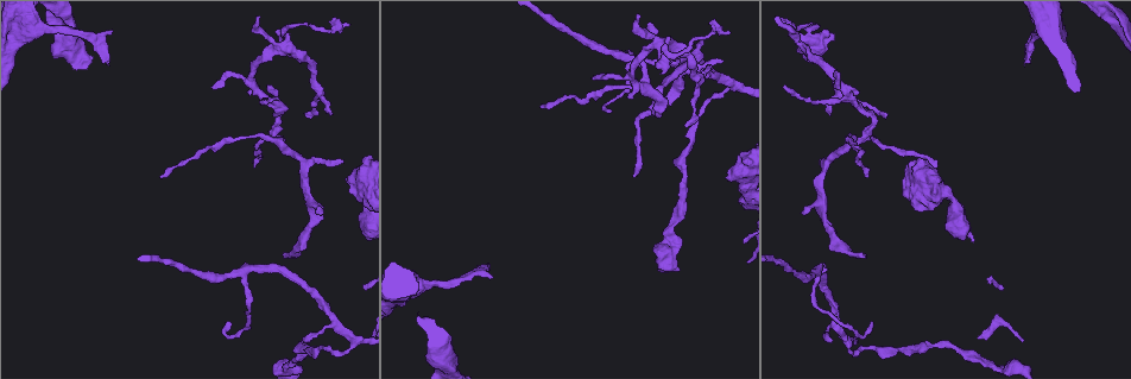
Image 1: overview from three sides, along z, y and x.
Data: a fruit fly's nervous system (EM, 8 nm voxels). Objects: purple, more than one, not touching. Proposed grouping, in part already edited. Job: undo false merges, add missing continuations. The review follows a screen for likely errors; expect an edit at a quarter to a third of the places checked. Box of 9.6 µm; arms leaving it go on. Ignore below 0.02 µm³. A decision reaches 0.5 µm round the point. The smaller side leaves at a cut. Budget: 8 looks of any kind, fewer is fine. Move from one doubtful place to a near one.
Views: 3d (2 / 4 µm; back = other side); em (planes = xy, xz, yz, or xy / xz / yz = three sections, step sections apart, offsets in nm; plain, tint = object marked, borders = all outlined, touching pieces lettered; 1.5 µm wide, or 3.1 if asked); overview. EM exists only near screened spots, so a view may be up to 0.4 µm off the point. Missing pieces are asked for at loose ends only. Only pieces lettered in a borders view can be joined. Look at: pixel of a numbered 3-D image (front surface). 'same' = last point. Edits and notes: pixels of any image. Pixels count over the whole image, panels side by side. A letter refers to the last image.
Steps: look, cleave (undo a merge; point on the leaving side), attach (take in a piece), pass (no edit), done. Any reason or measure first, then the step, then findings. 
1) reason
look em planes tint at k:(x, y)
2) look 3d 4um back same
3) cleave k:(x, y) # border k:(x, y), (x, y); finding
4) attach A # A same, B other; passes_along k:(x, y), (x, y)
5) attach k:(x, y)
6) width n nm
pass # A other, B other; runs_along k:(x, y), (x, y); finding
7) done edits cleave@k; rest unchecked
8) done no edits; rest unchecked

thin end
look em xz step 8 borders at 1:(485, 266)

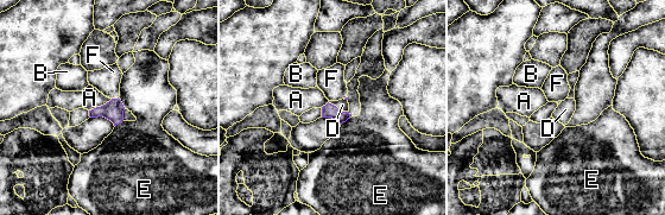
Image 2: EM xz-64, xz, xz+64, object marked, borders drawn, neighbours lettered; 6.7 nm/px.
look em planes borders same

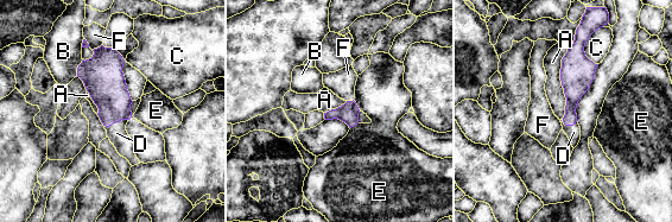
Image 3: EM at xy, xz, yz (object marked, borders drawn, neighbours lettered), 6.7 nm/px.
attach D # A other, B other, C other, D same, E other, F other; it goes on there

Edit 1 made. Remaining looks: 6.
branch stops here
look 3d 2um at 1:(838, 88)

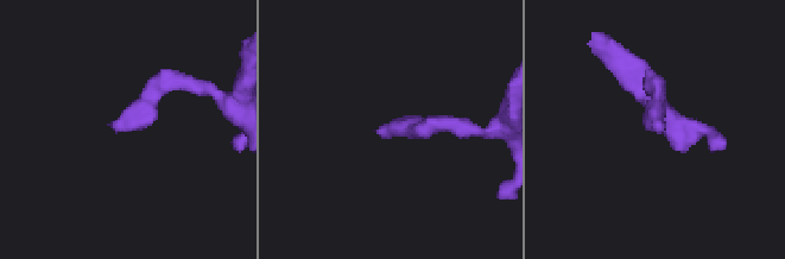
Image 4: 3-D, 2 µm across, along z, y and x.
now the EM
look em planes tint at 4:(661, 130)

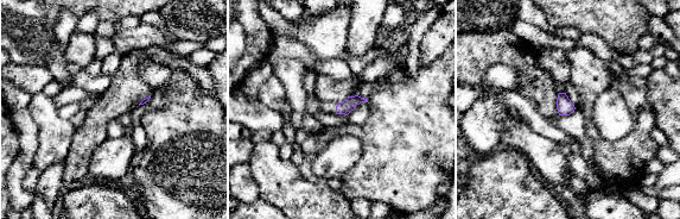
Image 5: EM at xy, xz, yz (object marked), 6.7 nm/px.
see the neighbours
look em planes borders same

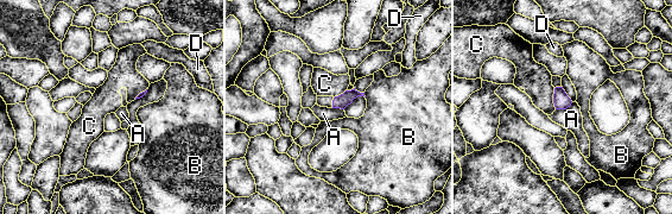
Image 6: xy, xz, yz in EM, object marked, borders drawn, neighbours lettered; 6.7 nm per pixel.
longest_contact C 140 nm
pass # A other, B other, C other, D other; border 6:(572, 102), (565, 108), (556, 109); none of them fits

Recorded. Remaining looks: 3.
an open end
look em planes borders at 1:(887, 115)

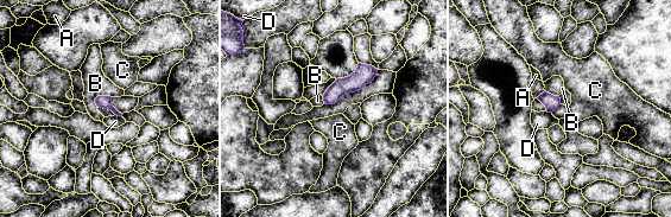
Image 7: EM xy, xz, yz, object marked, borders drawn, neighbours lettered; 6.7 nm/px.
pass # A other, B other, C other, D other; no lettered piece goes on from it

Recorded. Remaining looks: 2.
done edits attach@3; rest unchecked

